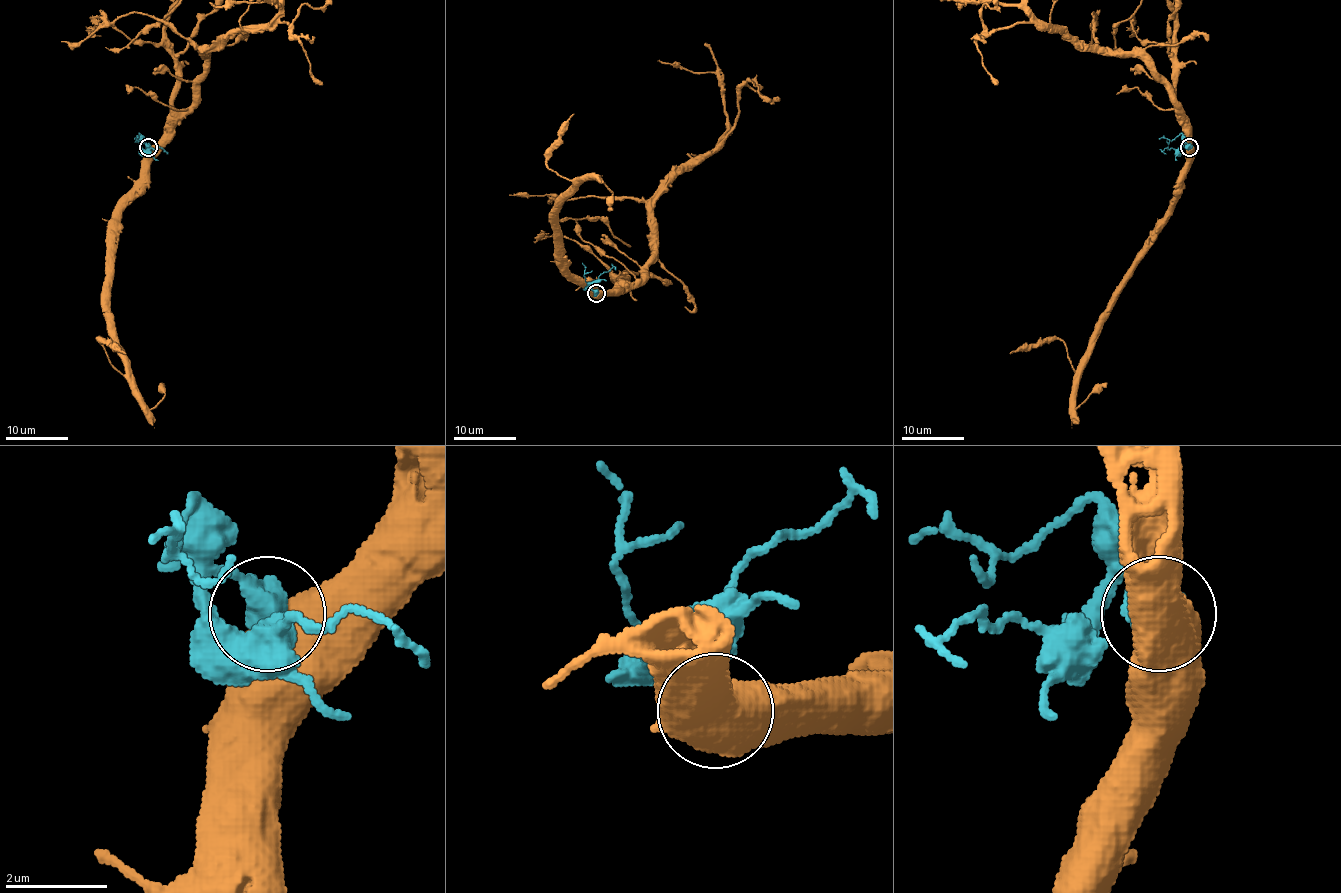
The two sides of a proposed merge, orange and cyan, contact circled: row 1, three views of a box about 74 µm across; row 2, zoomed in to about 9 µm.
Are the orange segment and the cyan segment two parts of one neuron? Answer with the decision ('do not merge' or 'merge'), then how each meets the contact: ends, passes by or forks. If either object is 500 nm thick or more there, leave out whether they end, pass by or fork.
do not merge

